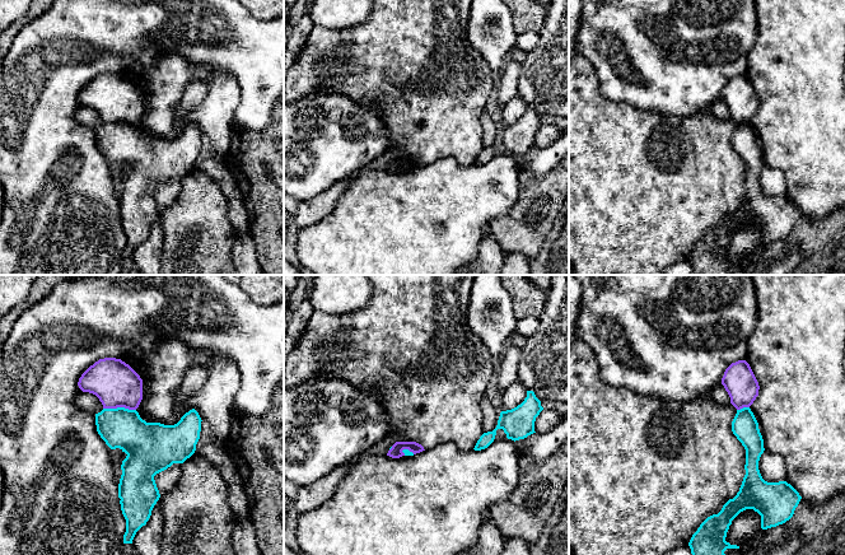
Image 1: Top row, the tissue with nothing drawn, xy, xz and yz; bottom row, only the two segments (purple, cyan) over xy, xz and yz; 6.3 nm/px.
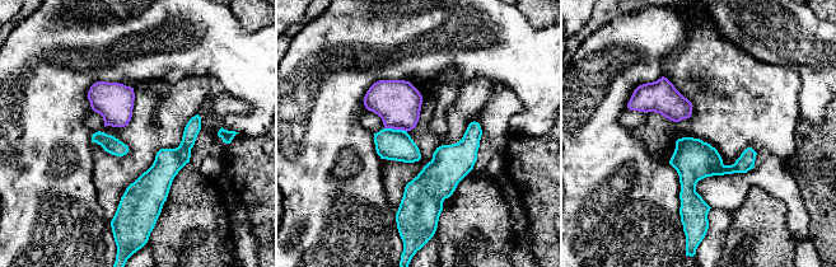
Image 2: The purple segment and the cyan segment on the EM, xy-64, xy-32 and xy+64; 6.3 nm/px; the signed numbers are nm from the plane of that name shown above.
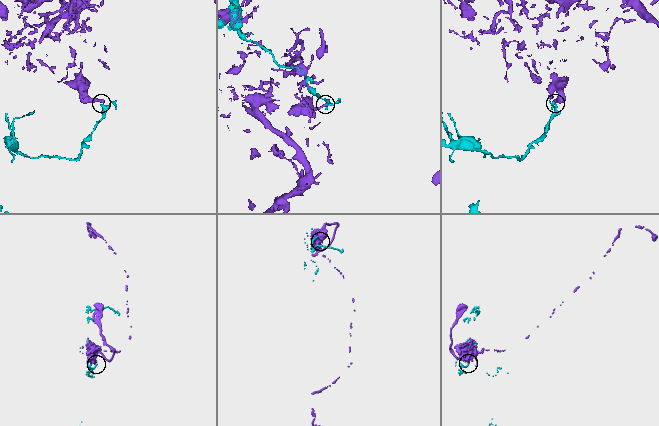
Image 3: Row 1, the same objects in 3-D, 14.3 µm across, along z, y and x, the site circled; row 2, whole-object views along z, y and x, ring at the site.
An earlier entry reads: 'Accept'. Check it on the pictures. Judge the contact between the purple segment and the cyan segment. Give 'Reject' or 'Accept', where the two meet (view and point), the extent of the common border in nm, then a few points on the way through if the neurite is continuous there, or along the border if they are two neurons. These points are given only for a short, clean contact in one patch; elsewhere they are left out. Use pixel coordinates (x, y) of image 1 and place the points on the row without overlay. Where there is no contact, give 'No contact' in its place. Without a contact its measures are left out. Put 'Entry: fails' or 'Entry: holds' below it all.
Reject. Touches purple at xy (120, 121). Shared border 200 nm. Boundary: xy (103, 122), (127, 122), (135, 125)
Entry: fails

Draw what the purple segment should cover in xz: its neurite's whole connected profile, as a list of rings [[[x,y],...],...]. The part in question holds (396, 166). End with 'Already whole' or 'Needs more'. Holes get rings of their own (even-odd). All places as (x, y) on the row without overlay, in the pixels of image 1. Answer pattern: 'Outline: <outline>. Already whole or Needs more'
Outline: [[[396,157],[388,165],[387,171],[392,173],[400,173],[405,171],[405,168],[402,167],[403,164],[409,164],[414,169],[425,165],[424,162],[416,157]]]. Already whole

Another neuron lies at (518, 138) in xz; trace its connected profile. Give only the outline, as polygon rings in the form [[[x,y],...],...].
[[[527,106],[527,112],[517,122],[501,126],[498,140],[492,146],[484,148],[475,160],[475,165],[487,163],[495,154],[496,145],[503,144],[508,154],[524,154],[534,146],[534,136],[543,125],[541,116],[533,106]]]

